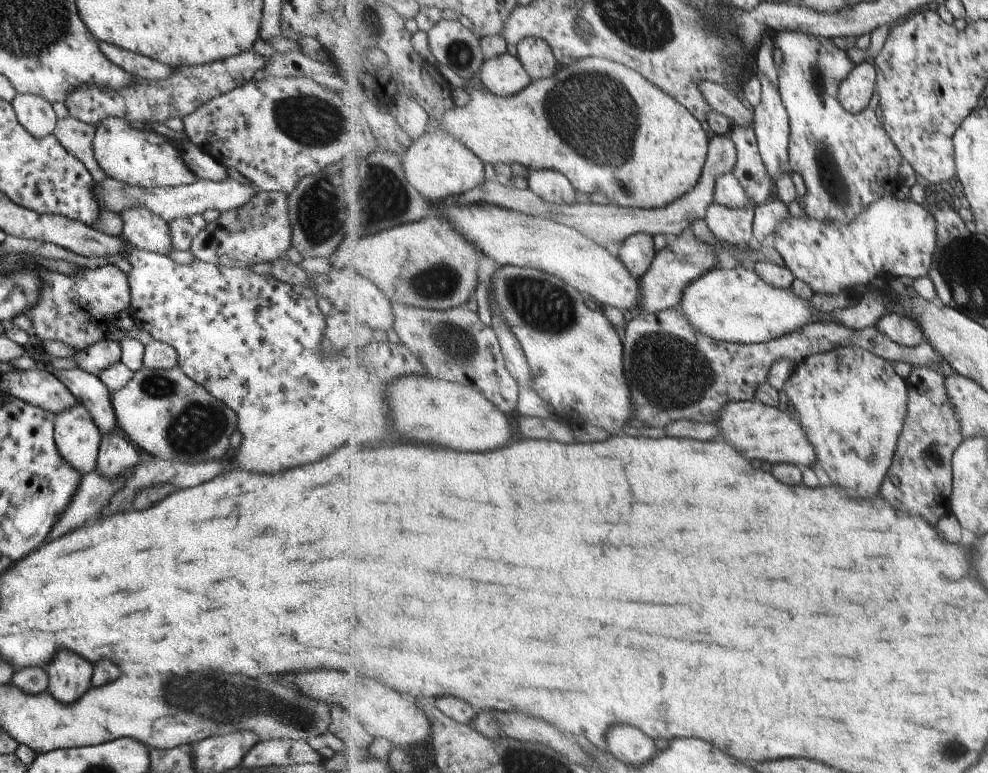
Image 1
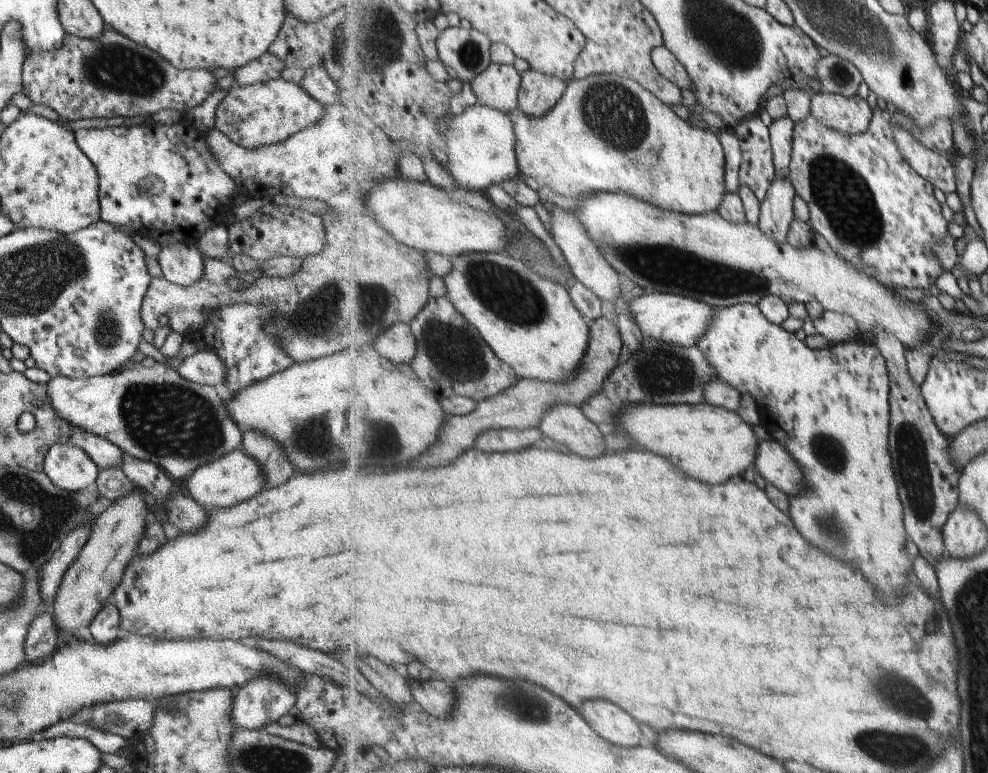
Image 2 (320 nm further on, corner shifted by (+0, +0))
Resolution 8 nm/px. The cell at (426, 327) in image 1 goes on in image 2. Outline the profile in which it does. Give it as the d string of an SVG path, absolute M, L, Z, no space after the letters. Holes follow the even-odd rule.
M431 298L410 326L418 342L418 354L411 367L441 398L465 396L482 402L503 394L520 379L519 374L491 350L479 330L457 312L449 298Z

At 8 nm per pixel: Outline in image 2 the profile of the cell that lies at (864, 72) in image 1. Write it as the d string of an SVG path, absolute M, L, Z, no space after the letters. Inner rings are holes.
M826 91L812 95L810 110L810 114L825 126L848 134L866 132L874 117L874 110L860 96L848 98Z

